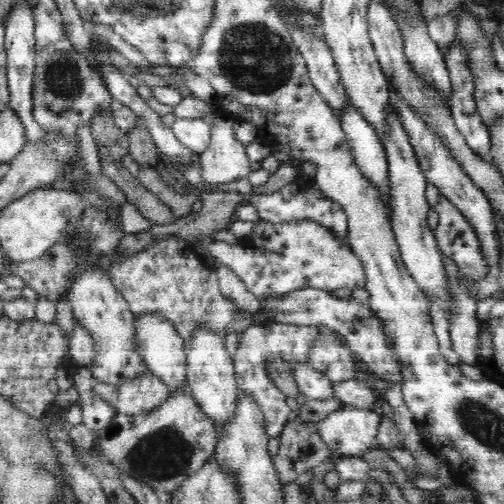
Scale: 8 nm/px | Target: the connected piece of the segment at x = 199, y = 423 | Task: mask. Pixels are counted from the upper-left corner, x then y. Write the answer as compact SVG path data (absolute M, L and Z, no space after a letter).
M187 385L154 410L129 417L117 413L114 420L95 433L95 447L116 468L152 489L172 493L189 474L194 474L215 454L219 439L216 423L198 407Z

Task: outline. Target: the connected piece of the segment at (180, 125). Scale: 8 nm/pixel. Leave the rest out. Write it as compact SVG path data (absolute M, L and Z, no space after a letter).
M176 118L171 124L171 129L175 137L184 144L184 146L194 150L194 152L202 154L202 152L210 146L210 125L202 118Z

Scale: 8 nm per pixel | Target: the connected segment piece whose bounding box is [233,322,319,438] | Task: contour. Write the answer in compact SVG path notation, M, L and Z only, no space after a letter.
M284 323L258 324L248 327L241 334L240 344L237 348L233 365L235 370L235 381L239 393L244 393L254 399L254 403L260 406L260 411L264 413L264 426L269 437L281 436L290 408L286 405L286 395L274 385L268 377L266 360L274 356L282 356L291 365L294 363L309 363L309 350L312 348L315 338L319 335L317 326L298 326Z

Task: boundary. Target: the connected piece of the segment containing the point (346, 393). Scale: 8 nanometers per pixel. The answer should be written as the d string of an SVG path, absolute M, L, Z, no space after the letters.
M356 378L335 382L333 391L336 399L354 408L372 411L374 404L380 401L380 395L376 391Z

